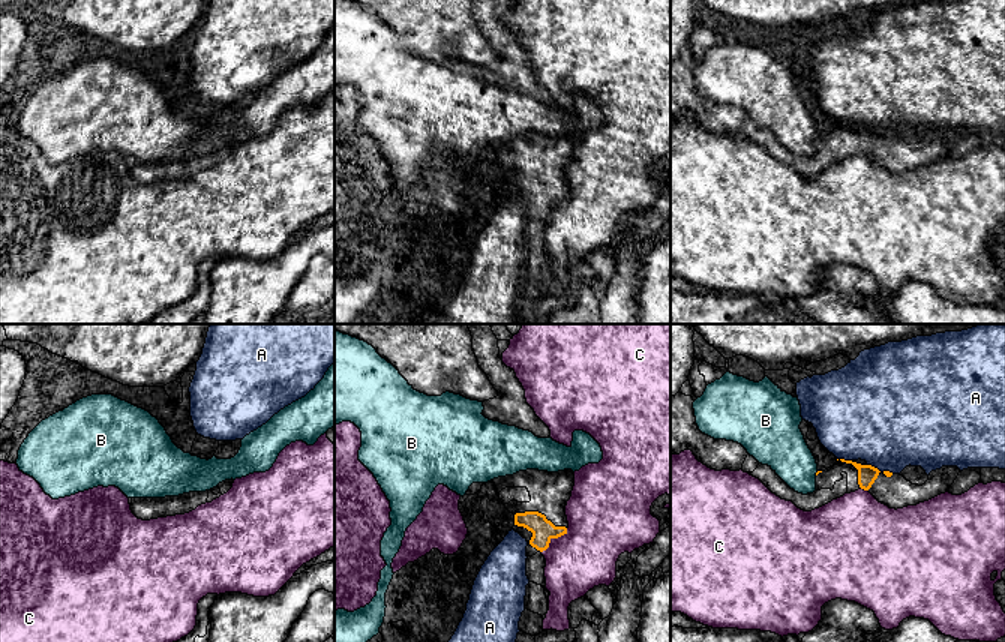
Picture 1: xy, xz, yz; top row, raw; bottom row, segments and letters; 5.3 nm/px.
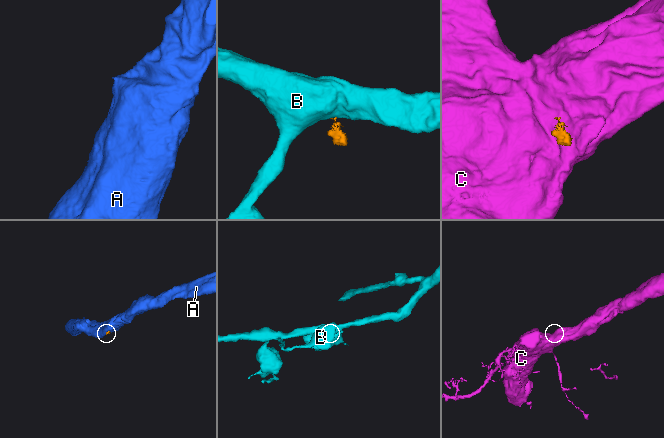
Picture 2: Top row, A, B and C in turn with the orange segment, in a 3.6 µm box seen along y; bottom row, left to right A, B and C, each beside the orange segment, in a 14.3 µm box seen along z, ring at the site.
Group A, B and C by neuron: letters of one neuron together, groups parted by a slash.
A / B / C

